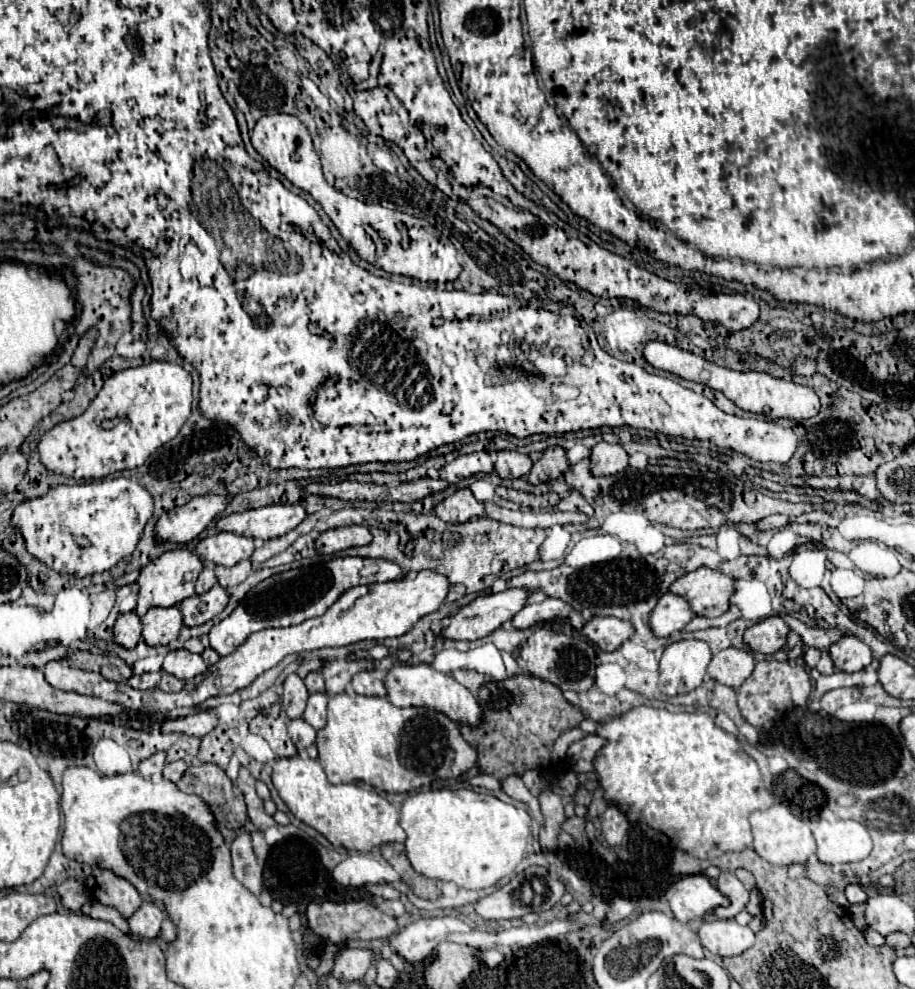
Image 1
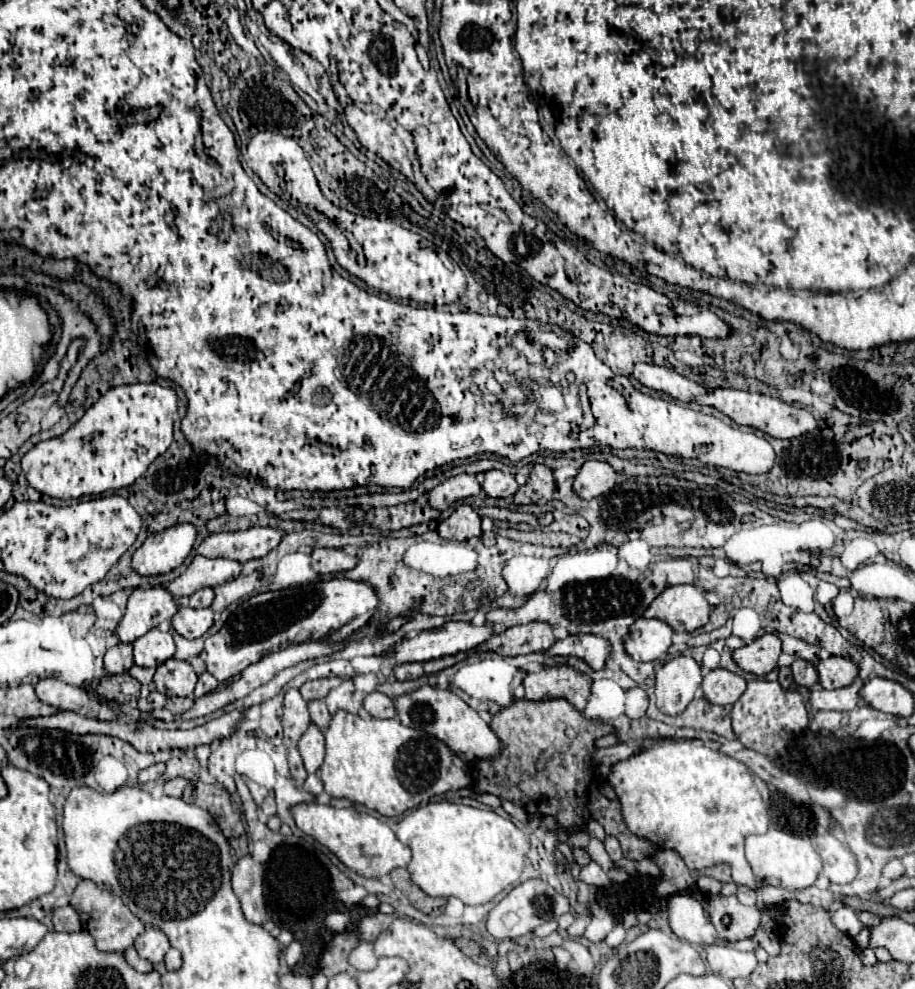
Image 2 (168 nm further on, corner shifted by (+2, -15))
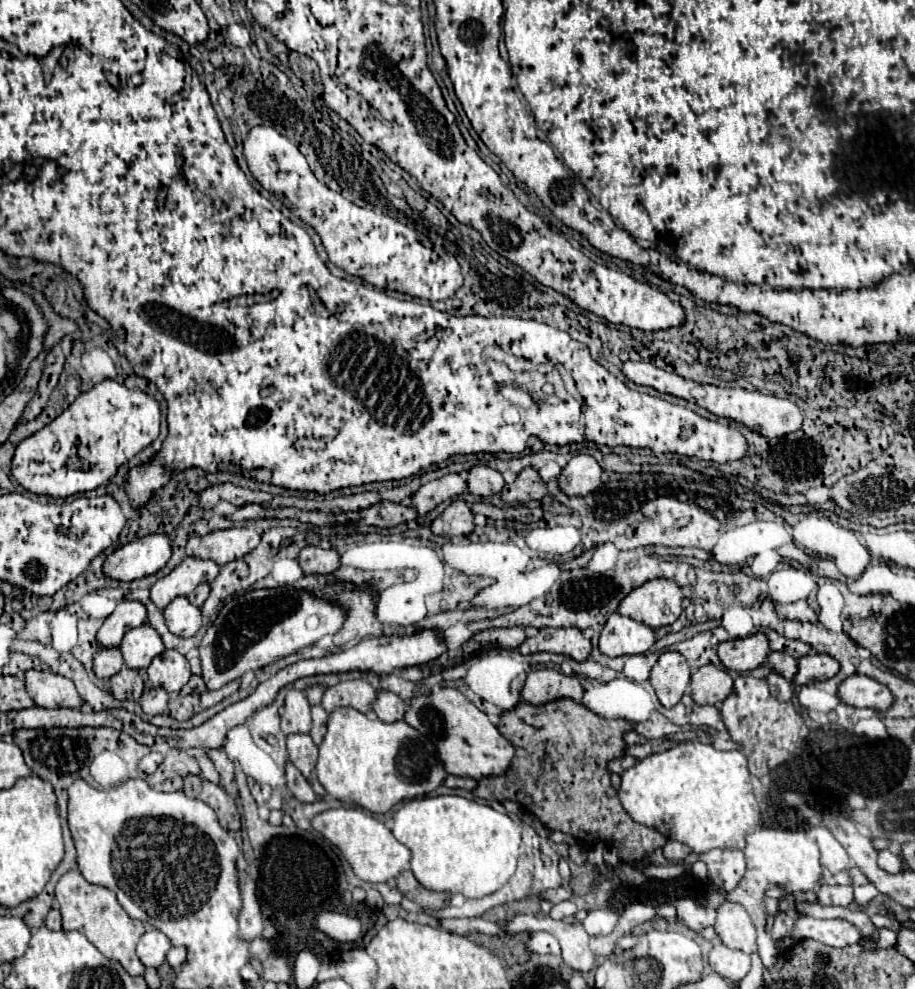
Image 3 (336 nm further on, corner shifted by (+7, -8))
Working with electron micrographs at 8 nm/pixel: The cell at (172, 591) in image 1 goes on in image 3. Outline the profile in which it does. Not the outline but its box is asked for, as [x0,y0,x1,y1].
[98,600,146,648]

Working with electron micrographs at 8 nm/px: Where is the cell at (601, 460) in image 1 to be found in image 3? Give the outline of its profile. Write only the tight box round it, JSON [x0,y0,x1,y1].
[558,454,602,496]

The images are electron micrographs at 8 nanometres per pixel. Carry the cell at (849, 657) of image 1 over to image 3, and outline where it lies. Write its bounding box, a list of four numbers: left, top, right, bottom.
[794,654,840,684]

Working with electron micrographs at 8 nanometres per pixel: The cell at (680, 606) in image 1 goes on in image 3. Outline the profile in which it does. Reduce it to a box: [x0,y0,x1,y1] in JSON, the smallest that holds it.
[600,612,656,656]

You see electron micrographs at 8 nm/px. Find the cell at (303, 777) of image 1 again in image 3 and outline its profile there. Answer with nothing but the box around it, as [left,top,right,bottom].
[312,808,410,882]

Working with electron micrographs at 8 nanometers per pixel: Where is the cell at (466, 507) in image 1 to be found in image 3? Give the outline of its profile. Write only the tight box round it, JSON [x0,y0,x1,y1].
[430,500,474,536]

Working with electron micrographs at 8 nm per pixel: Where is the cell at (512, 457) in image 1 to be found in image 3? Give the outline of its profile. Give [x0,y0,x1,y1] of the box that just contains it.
[468,466,504,496]

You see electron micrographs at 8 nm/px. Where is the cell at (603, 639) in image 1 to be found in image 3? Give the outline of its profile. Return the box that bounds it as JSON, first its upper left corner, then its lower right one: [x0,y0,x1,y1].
[518,628,592,662]

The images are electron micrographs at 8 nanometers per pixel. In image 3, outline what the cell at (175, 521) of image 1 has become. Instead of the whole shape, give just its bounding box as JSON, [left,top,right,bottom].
[104,534,172,580]

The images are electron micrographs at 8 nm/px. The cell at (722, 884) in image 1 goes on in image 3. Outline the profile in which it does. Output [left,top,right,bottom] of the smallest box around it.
[714,900,756,954]

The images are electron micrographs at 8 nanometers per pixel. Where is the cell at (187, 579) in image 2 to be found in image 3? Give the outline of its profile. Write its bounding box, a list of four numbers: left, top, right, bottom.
[150,556,220,610]

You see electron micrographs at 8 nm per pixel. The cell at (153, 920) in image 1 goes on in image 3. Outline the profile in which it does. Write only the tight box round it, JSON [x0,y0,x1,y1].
[138,928,170,968]

